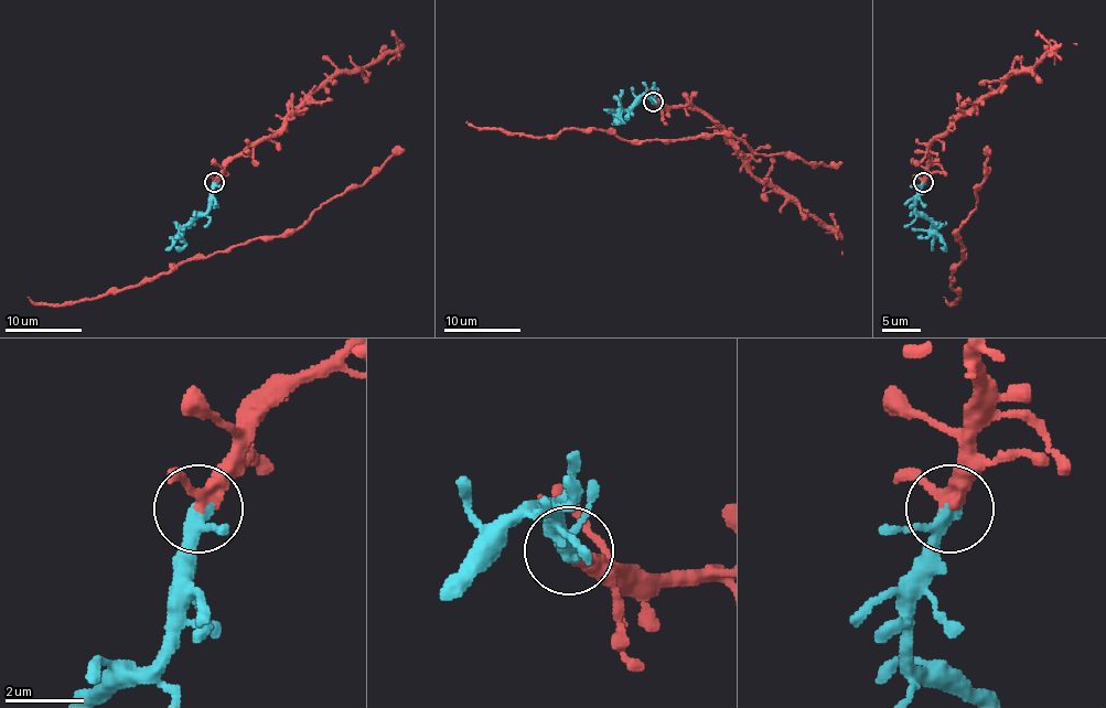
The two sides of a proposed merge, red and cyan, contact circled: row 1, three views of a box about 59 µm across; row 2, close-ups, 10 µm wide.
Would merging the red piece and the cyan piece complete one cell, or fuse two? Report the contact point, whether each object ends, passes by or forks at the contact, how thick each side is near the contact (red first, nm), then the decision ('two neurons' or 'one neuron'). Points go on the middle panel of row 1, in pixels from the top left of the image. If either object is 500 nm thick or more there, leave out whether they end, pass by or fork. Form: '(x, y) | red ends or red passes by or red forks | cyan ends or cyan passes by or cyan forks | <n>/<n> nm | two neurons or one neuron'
(653, 102) | red passes by | cyan passes by | 320/300 nm | one neuron

